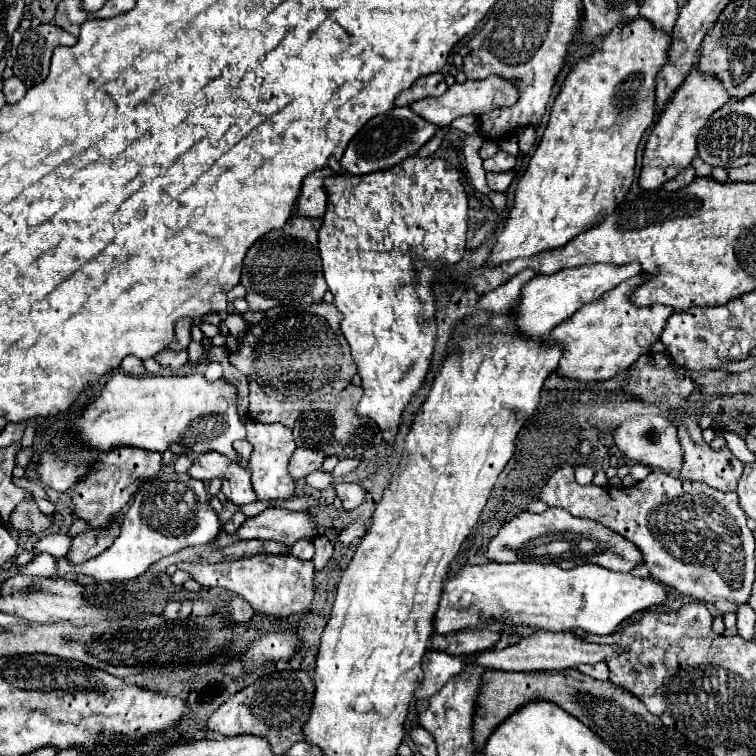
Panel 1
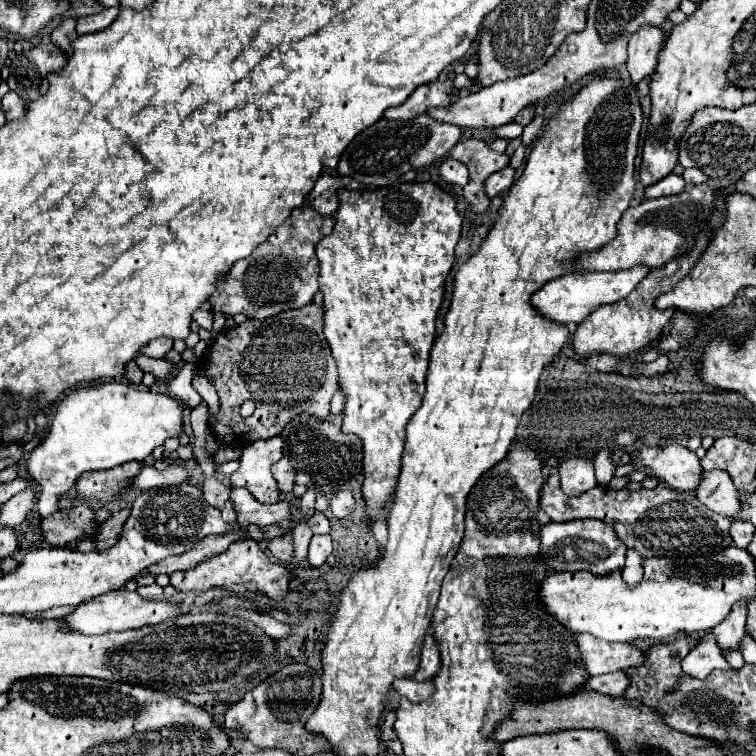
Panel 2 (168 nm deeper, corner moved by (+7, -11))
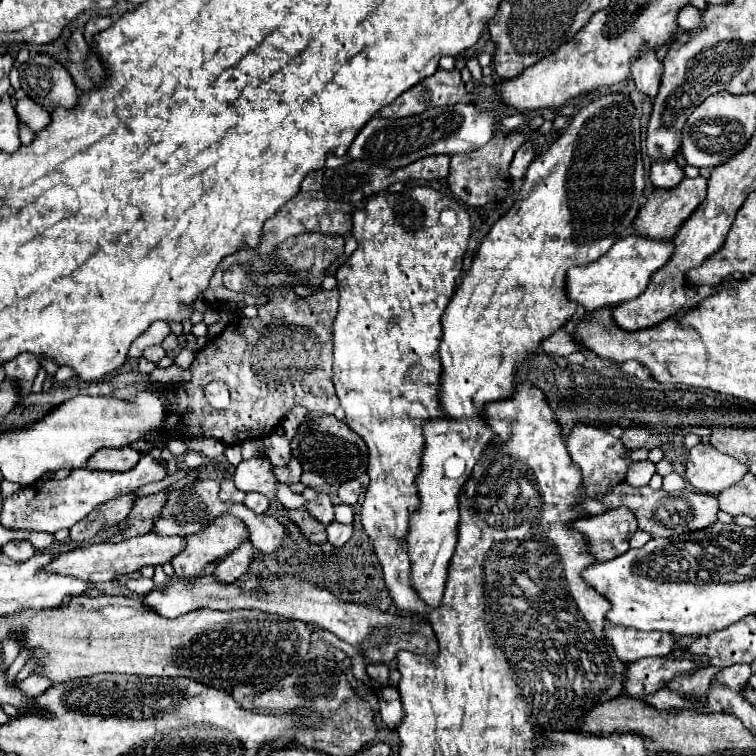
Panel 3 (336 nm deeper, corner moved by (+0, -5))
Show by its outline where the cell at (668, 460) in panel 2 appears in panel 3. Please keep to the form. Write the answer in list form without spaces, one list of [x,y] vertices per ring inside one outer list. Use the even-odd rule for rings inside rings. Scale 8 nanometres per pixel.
[[[710,444],[694,446],[686,456],[686,480],[704,494],[716,496],[720,490],[734,486],[748,472],[740,460],[718,452]]]

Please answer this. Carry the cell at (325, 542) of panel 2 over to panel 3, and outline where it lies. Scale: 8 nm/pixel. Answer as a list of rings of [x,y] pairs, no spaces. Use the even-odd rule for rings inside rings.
[[[330,522],[328,524],[328,542],[332,546],[344,546],[354,534],[354,524],[342,524],[342,522]]]

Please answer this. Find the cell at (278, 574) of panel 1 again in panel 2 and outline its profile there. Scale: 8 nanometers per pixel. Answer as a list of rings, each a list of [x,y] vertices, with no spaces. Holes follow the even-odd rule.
[[[243,540],[231,544],[227,552],[223,552],[221,556],[203,560],[197,568],[189,572],[173,572],[171,586],[181,592],[207,592],[209,588],[223,588],[229,592],[255,592],[275,602],[281,602],[289,594],[289,578],[291,578],[289,570],[267,558],[267,554],[259,548],[255,540]]]

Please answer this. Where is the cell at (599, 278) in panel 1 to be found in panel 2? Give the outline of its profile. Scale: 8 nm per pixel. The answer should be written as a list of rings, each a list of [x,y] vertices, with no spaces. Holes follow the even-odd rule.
[[[645,266],[619,270],[619,272],[569,272],[561,278],[547,282],[541,290],[537,290],[531,296],[531,304],[543,318],[547,318],[551,322],[559,322],[565,326],[579,324],[595,308],[599,308],[603,304],[613,304],[613,302],[629,296],[635,290],[635,286],[647,276],[647,272],[649,272],[649,268],[645,268]]]

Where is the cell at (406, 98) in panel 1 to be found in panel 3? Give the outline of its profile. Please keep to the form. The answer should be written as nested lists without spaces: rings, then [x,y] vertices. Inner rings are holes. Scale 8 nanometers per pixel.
[[[438,68],[436,74],[424,78],[410,90],[406,90],[396,102],[390,106],[384,106],[384,110],[378,112],[380,118],[404,118],[404,116],[416,116],[424,110],[446,106],[446,104],[458,104],[458,102],[474,102],[476,94],[466,92],[464,82],[460,80],[460,70],[444,70]]]

